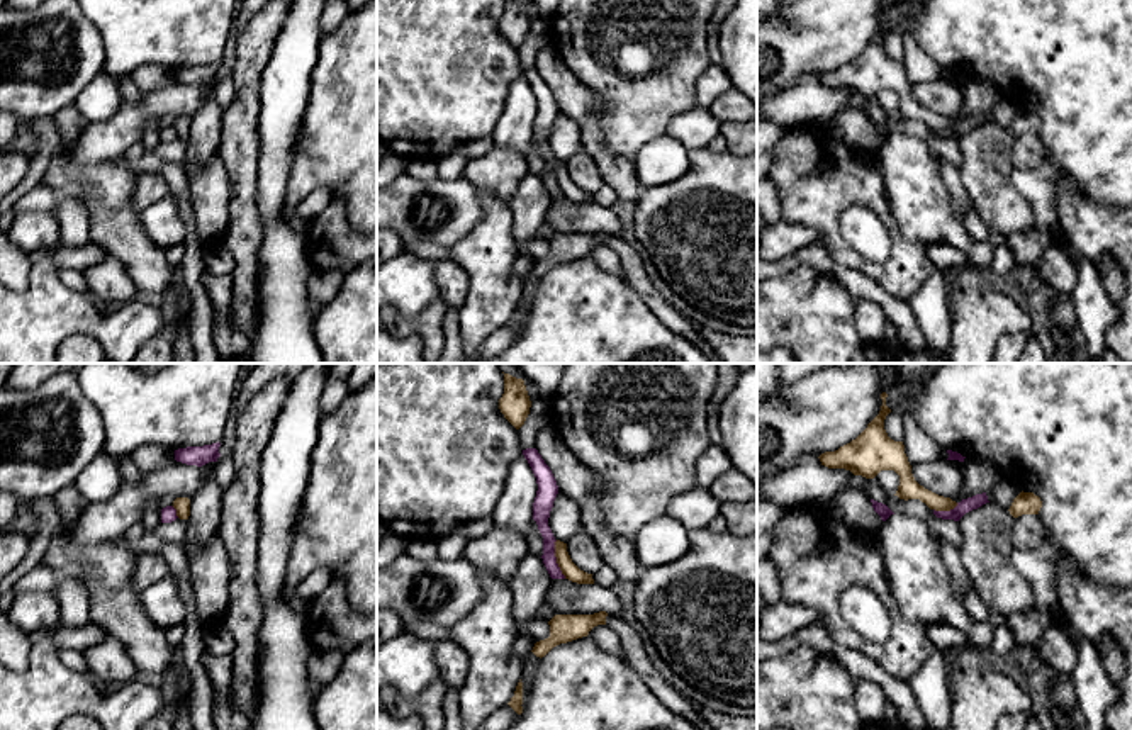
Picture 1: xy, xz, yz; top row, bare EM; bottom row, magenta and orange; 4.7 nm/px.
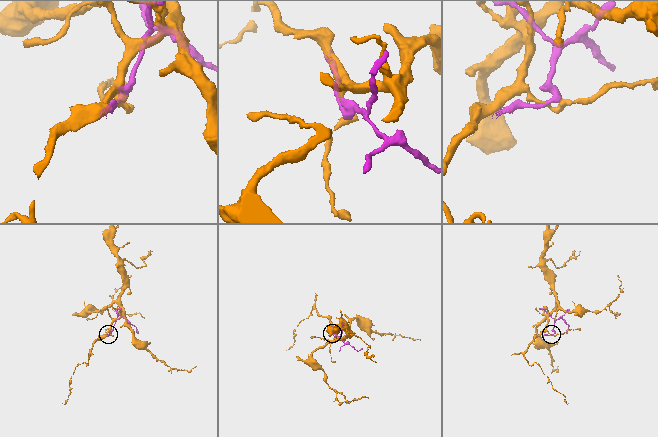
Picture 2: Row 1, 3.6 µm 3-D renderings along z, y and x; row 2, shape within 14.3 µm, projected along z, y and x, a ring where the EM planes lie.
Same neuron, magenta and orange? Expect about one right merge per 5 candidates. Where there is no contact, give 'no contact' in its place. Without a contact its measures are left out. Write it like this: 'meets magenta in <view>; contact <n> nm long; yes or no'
meets magenta in xz; contact 190 nm long; no

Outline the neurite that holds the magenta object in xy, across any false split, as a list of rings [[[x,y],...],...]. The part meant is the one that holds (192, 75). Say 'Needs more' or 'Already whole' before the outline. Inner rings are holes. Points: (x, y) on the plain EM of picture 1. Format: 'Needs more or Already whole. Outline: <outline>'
Already whole. Outline: [[[221,63],[204,65],[204,66],[187,66],[175,70],[175,80],[187,83],[187,85],[197,85],[202,87],[209,81],[217,81],[221,76],[219,73]]]

